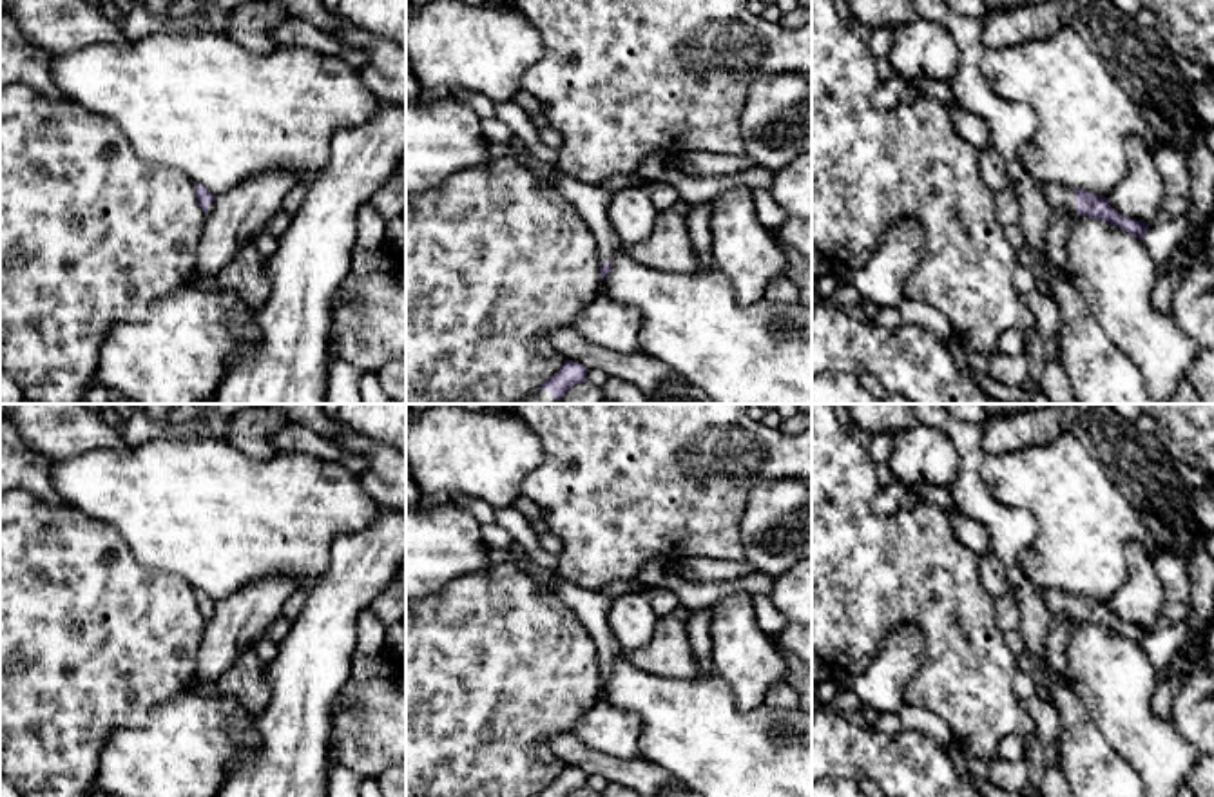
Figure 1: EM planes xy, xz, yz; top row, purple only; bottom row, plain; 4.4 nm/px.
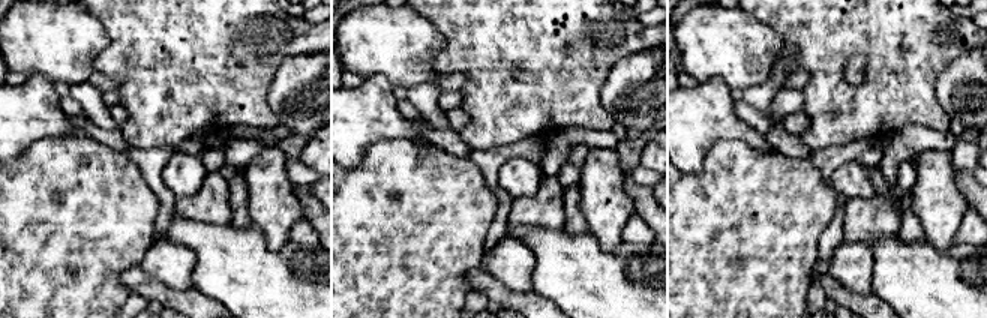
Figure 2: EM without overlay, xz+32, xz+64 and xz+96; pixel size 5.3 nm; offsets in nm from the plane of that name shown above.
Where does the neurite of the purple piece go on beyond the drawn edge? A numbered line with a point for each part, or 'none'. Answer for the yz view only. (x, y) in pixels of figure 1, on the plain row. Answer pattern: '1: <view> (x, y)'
1: yz (1062, 604)

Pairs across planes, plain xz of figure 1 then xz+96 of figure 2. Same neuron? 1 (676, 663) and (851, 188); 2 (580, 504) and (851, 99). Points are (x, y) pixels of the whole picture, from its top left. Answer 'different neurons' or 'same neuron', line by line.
1: different neurons
2: same neuron

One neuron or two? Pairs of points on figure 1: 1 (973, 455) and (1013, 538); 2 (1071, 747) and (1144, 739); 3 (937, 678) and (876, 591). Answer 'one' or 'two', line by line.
1: one
2: two
3: one

